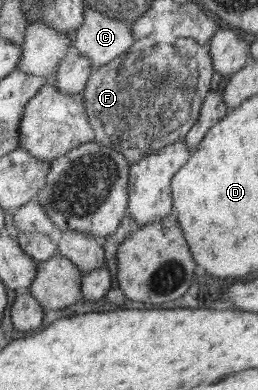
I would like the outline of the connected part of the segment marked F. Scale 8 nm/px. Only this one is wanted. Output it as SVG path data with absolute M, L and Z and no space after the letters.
M144 37L126 54L94 72L84 91L96 139L113 146L132 162L142 161L160 149L183 141L200 119L215 75L211 46L196 45L190 37L180 41L156 41Z

